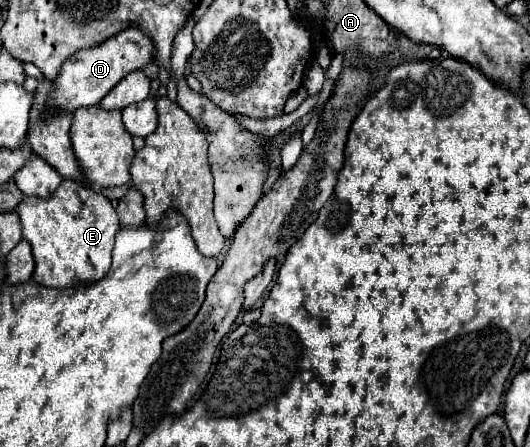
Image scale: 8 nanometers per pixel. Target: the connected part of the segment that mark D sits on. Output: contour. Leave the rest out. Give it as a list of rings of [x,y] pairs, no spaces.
[[[129,27],[99,45],[73,53],[53,81],[53,89],[45,101],[45,107],[49,107],[49,113],[75,113],[79,107],[97,105],[127,73],[143,69],[151,61],[153,41],[137,27]]]

